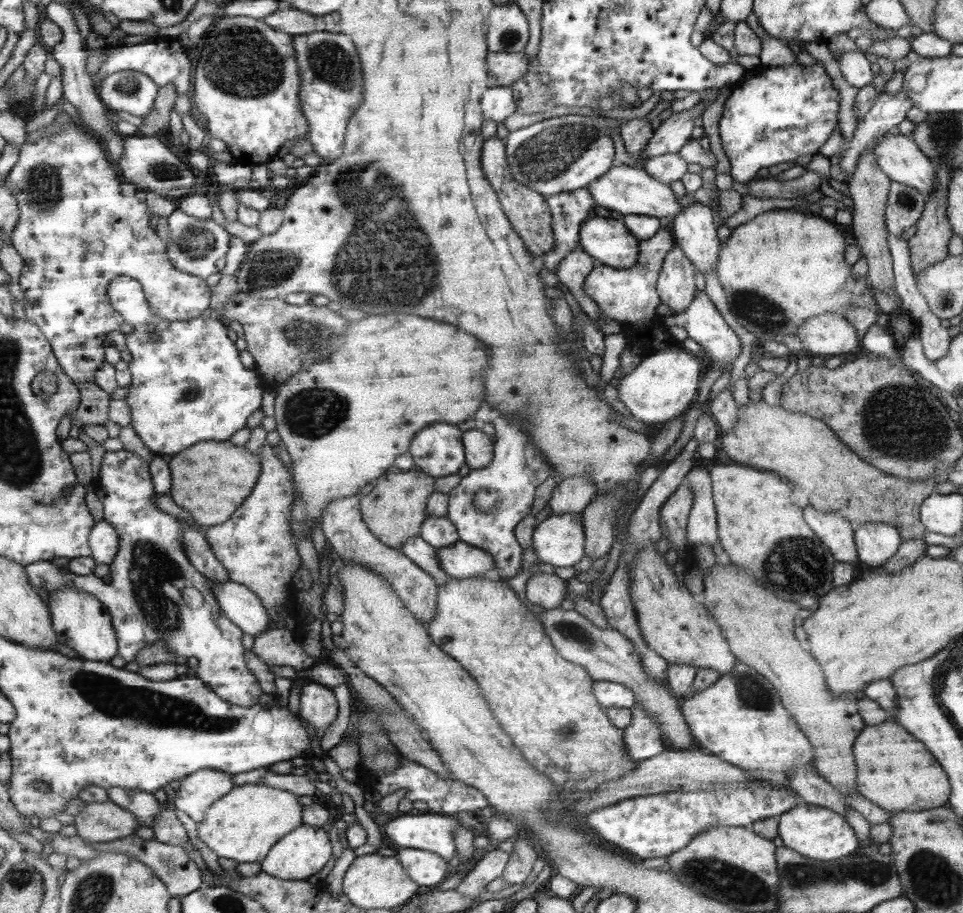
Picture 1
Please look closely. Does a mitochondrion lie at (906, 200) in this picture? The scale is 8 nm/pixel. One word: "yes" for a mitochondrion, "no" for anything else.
yes

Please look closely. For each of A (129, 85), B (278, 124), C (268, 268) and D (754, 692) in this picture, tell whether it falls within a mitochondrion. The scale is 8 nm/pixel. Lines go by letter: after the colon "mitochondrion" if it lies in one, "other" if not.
A: mitochondrion
B: other
C: mitochondrion
D: mitochondrion

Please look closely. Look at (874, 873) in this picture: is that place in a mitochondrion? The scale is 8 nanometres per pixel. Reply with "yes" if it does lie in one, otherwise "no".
yes

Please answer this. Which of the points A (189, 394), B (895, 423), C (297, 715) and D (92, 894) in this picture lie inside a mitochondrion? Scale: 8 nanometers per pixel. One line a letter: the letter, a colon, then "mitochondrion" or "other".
A: mitochondrion
B: mitochondrion
C: other
D: mitochondrion

